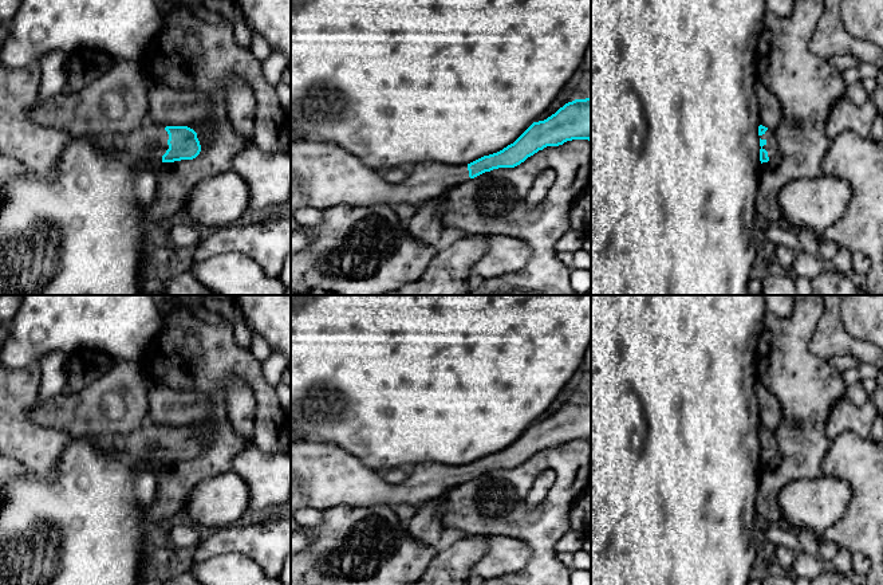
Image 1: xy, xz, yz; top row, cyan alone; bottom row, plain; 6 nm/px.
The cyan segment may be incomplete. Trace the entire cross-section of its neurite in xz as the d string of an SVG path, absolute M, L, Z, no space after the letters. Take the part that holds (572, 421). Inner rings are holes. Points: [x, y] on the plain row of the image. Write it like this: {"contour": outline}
{"contour": "M591 397L568 403L547 420L533 423L513 444L497 454L465 466L438 463L414 466L409 470L409 476L398 484L385 482L381 474L370 470L356 456L342 448L319 440L291 441L291 515L295 515L301 506L319 511L339 504L366 507L379 503L394 507L405 503L415 507L469 479L498 468L515 468L547 447L559 447L572 440L591 441Z"}

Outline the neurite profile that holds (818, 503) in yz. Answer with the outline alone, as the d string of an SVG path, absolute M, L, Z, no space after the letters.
M831 476L796 480L778 495L784 523L823 534L847 511L852 490L845 480Z

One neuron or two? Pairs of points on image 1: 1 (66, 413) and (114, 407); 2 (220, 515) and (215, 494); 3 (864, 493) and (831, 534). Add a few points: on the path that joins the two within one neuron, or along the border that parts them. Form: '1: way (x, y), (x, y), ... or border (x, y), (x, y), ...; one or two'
1: way (78, 412), (102, 408); one
2: way (220, 510), (219, 499); one
3: way (864, 505), (843, 527); one

